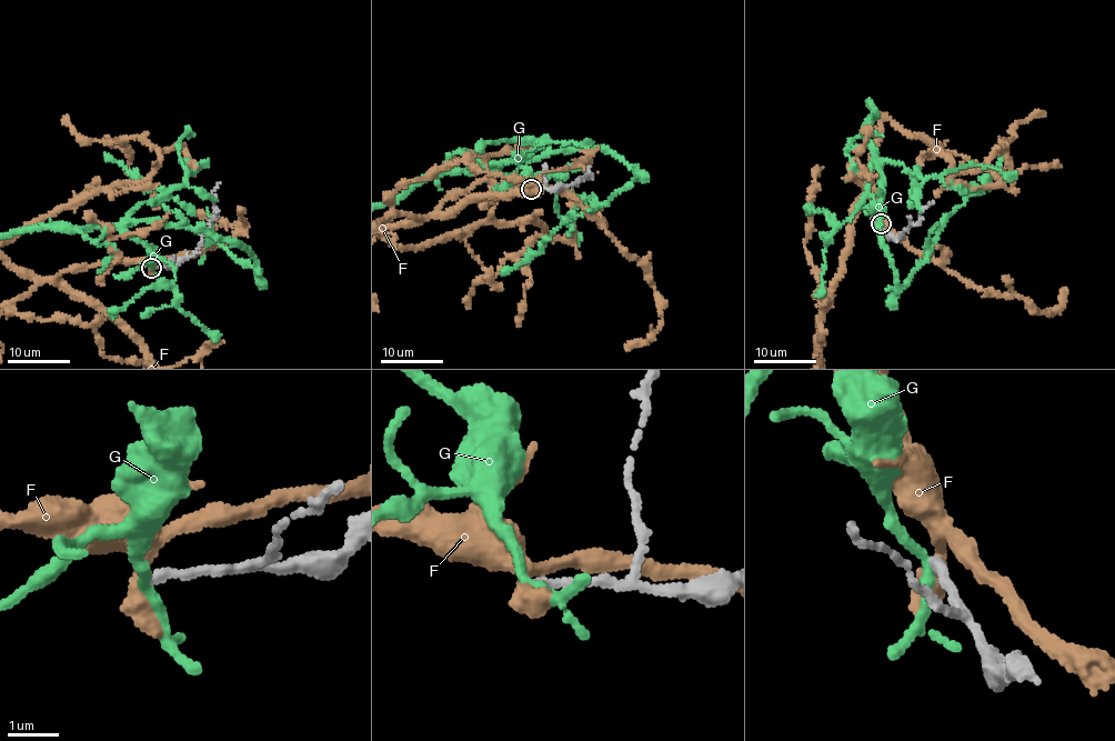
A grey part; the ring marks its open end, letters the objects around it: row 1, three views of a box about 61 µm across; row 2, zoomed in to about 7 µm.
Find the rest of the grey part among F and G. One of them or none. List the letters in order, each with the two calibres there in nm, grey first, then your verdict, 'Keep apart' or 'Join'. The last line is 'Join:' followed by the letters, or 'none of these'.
F: Thickness 190 nm (grey) against 500 nm. Keep apart
G: Thickness 190 nm (grey) against 170 nm. Keep apart
Join: none of these

